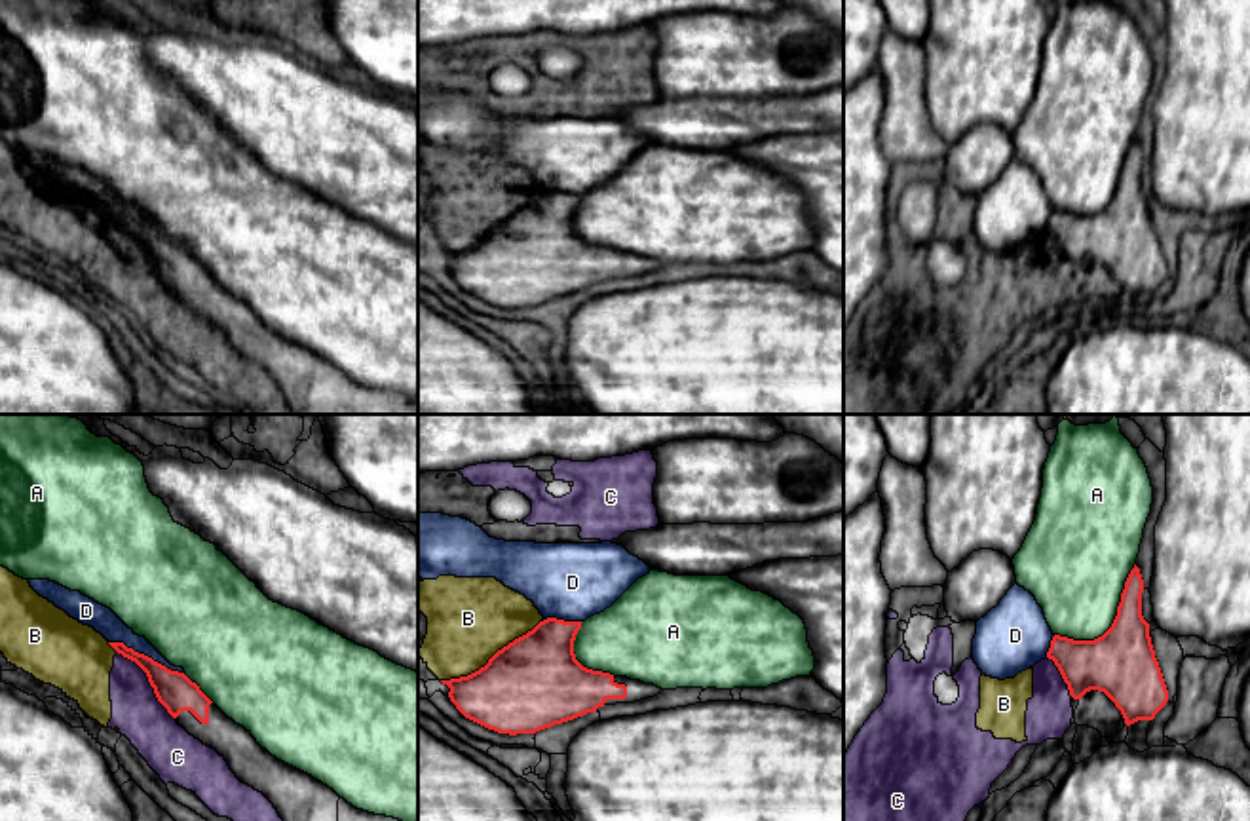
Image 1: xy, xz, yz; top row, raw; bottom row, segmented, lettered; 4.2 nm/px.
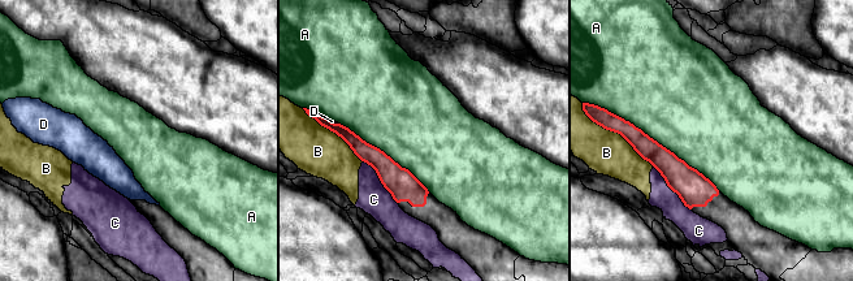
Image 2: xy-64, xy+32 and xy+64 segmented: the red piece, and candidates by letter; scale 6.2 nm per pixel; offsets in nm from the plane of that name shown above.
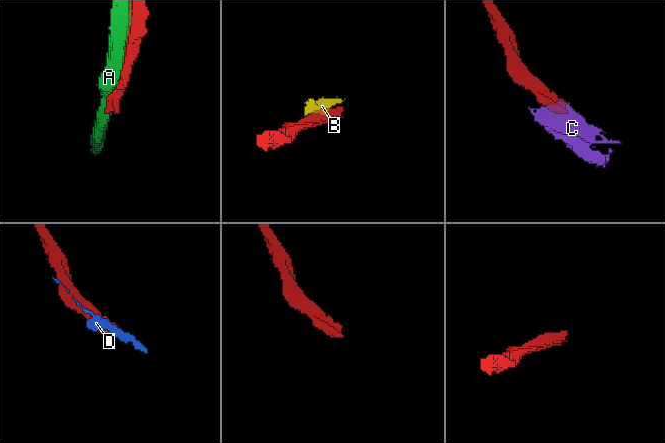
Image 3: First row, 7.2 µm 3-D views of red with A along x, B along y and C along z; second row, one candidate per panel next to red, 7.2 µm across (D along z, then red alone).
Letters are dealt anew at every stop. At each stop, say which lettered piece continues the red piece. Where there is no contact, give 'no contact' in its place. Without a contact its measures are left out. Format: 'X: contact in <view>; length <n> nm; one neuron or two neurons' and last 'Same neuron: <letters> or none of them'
A: contact in yz; length 460 nm; two neurons
B: contact in xz; length 500 nm; two neurons
C: contact in xy; length 380 nm; two neurons
D: contact in xy; length 360 nm; two neurons
Same neuron: none of them

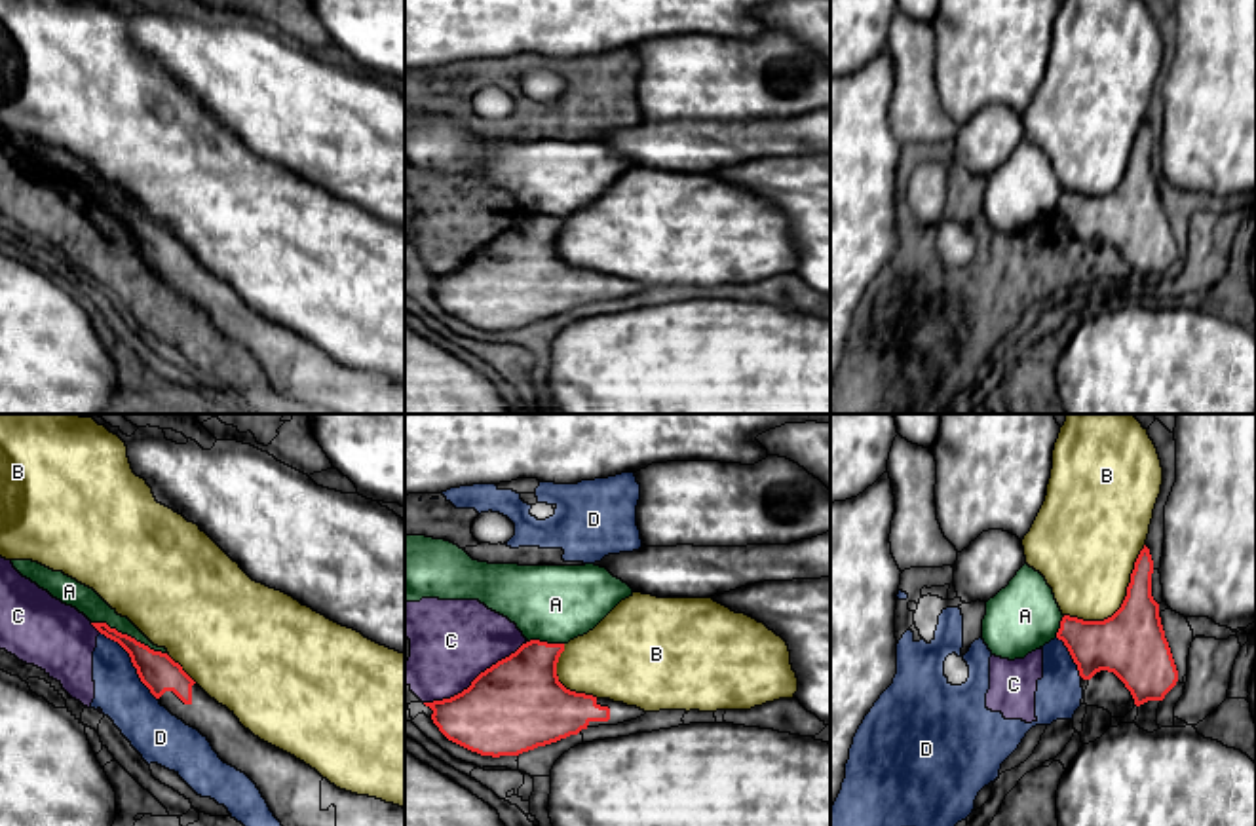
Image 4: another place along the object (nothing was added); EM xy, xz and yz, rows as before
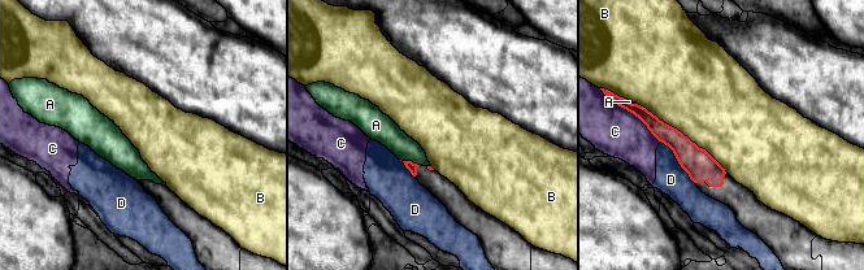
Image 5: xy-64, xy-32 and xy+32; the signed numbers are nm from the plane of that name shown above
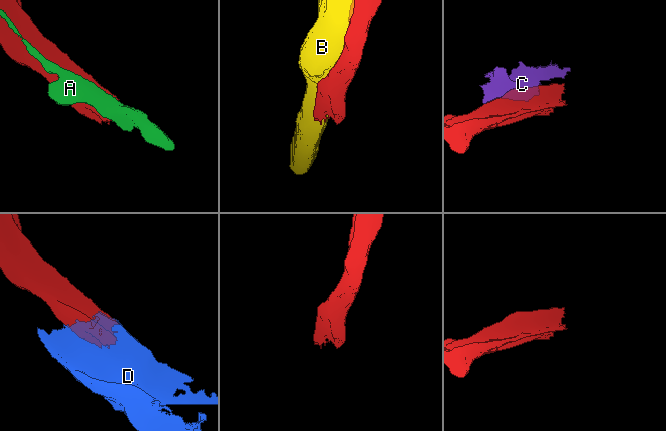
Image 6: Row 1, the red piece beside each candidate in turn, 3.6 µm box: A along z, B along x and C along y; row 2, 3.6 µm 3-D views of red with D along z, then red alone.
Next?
A: contact in xy; length 360 nm; two neurons
B: contact in yz; length 460 nm; two neurons
C: contact in xz; length 500 nm; two neurons
D: contact in xy; length 380 nm; two neurons
Same neuron: none of them

